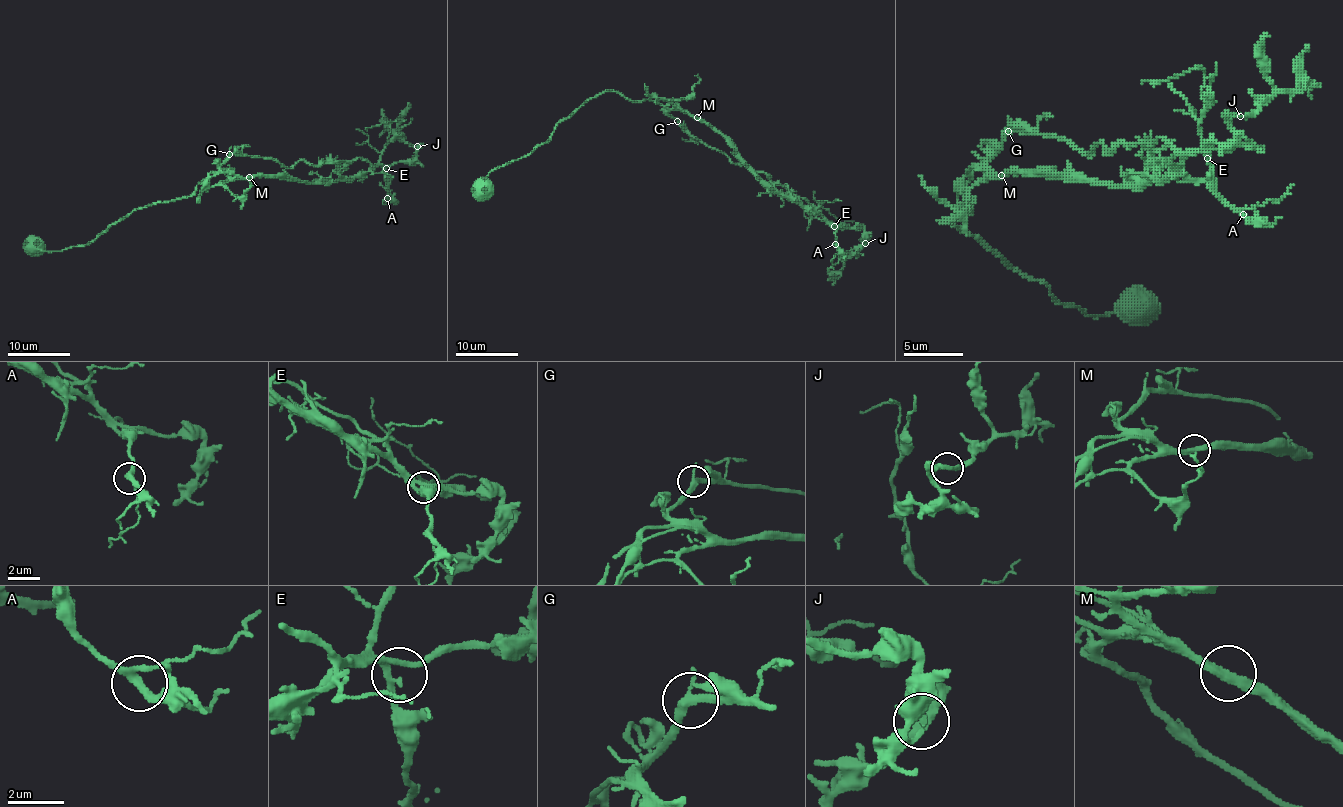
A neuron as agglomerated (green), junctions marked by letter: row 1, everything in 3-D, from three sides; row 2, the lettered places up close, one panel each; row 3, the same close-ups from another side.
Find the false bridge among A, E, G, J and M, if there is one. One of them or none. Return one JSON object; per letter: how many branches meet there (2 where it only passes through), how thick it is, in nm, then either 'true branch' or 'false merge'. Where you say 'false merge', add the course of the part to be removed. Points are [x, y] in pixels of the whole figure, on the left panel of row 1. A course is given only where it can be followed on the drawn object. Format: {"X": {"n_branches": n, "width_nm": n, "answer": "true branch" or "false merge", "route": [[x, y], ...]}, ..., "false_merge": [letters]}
{"A": {"n_branches": 3, "width_nm": 240, "answer": "true branch"}, "E": {"n_branches": 2, "width_nm": 200, "answer": "true branch"}, "G": {"n_branches": 2, "width_nm": 300, "answer": "true branch"}, "J": {"n_branches": 2, "width_nm": 360, "answer": "true branch"}, "M": {"n_branches": 2, "width_nm": 320, "answer": "false merge", "route": [[248, 178], [297, 178], [315, 182], [351, 181], [362, 174], [364, 178], [359, 179]]}, "false_merge": ["M"]}

